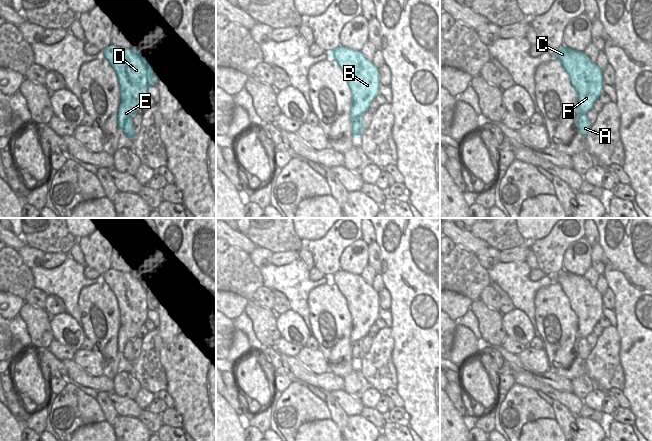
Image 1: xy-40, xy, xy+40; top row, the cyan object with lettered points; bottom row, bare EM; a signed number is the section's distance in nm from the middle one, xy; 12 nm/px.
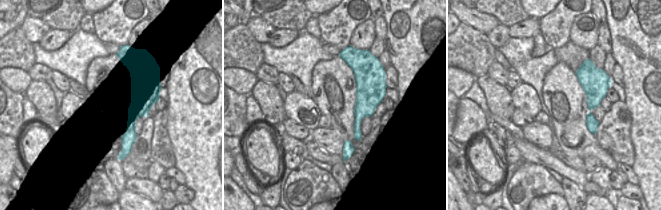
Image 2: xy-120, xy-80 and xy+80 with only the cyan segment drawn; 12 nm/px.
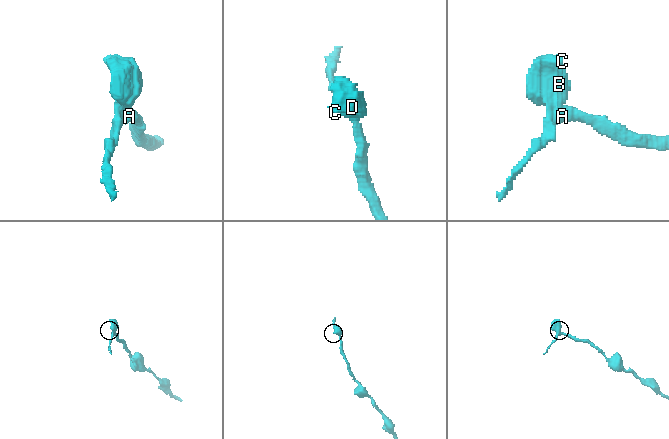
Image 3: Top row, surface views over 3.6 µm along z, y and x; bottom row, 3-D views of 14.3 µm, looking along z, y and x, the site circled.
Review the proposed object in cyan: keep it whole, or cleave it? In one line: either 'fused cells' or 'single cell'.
fused cells

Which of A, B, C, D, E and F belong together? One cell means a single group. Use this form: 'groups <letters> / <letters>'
groups A / B C D E F

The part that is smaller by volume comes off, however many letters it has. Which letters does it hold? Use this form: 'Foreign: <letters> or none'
Foreign: B, C, D, E, F

